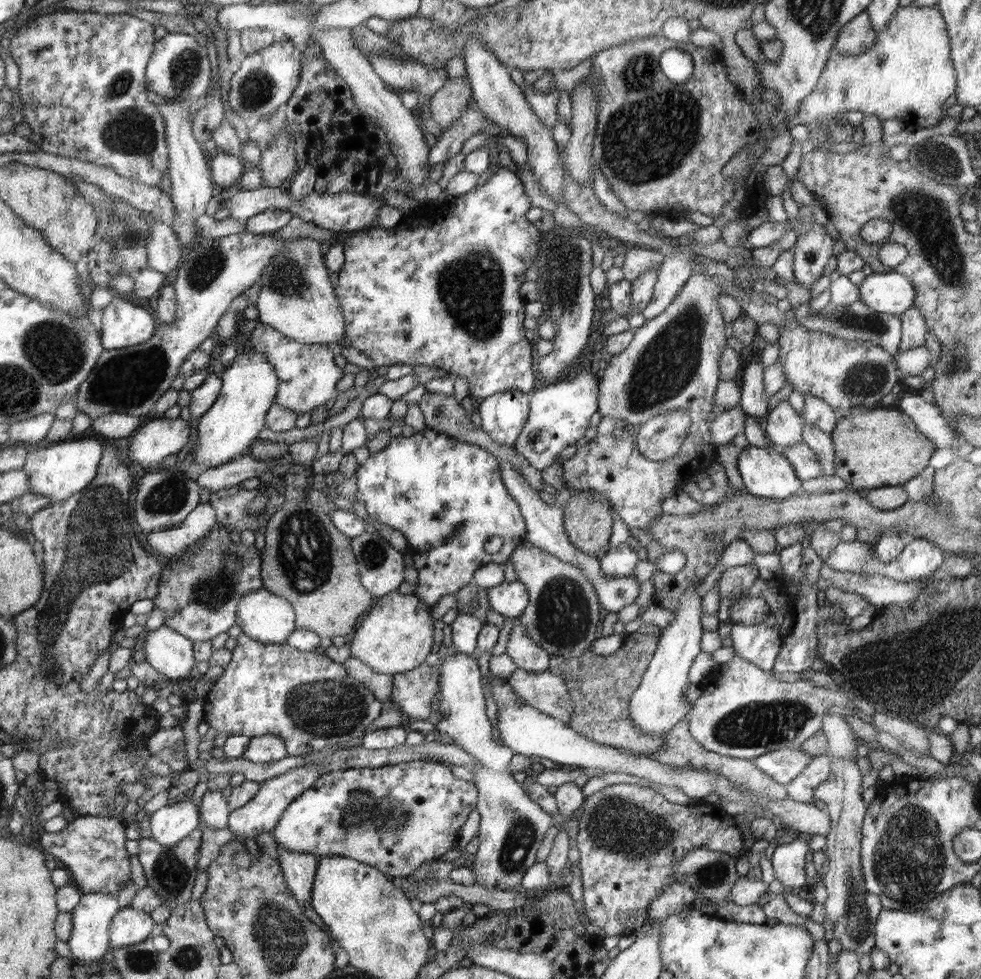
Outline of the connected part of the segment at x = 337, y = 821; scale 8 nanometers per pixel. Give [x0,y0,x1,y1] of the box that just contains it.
[271,760,480,877]

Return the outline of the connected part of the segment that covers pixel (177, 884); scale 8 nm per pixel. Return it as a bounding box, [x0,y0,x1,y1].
[138,826,203,909]

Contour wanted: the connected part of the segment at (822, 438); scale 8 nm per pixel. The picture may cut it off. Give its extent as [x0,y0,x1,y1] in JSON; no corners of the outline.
[803,426,836,478]

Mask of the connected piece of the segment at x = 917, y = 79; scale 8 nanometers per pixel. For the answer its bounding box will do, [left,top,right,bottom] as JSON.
[787,6,957,155]

